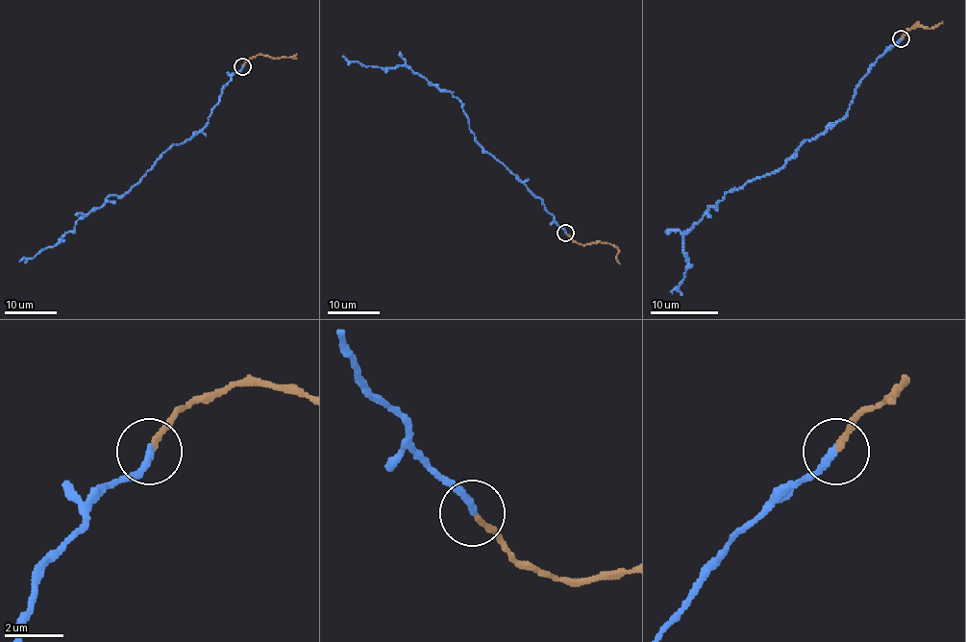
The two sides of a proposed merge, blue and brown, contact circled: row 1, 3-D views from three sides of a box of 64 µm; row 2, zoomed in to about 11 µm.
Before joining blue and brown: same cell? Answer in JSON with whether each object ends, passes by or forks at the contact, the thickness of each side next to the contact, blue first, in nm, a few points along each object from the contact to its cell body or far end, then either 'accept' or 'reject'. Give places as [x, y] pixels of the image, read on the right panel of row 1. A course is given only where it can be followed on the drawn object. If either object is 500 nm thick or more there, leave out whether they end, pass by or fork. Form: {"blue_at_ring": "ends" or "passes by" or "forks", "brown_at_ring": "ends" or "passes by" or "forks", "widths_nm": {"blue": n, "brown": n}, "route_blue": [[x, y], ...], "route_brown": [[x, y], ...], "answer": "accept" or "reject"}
{"blue_at_ring": "ends", "brown_at_ring": "ends", "widths_nm": {"blue": 260, "brown": 170}, "route_blue": [[902, 38], [871, 67], [841, 119], [783, 165], [731, 188], [709, 207], [683, 235], [685, 271], [670, 291]], "route_brown": [[902, 38], [917, 23], [913, 28], [933, 28], [942, 21]], "answer": "accept"}

